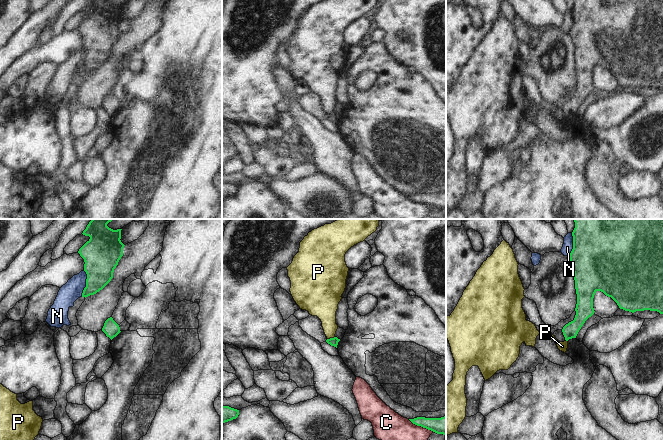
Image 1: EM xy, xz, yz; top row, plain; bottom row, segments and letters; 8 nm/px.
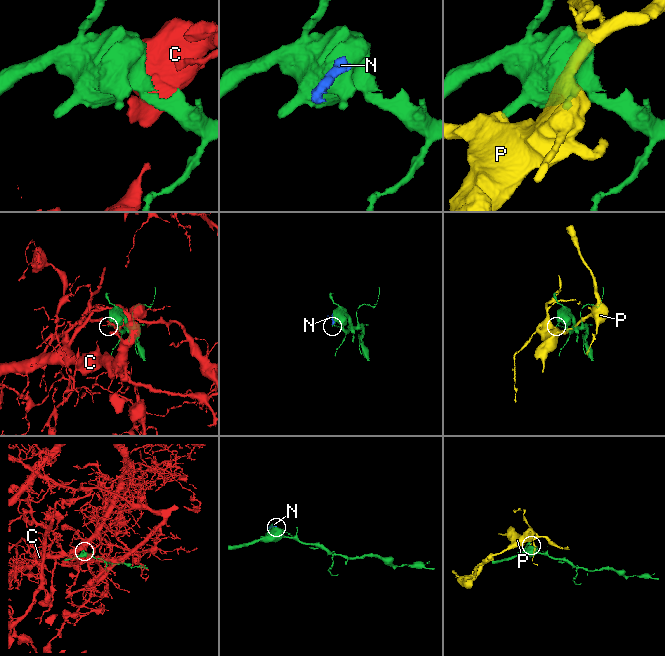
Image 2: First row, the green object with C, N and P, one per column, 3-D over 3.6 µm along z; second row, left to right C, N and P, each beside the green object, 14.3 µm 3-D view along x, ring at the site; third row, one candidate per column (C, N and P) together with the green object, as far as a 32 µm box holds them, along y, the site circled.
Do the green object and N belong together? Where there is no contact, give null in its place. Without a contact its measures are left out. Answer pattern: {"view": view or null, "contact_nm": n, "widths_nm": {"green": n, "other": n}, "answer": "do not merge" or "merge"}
{"view": "xy", "contact_nm": 220, "widths_nm": {"green": 280, "other": 160}, "answer": "do not merge"}

